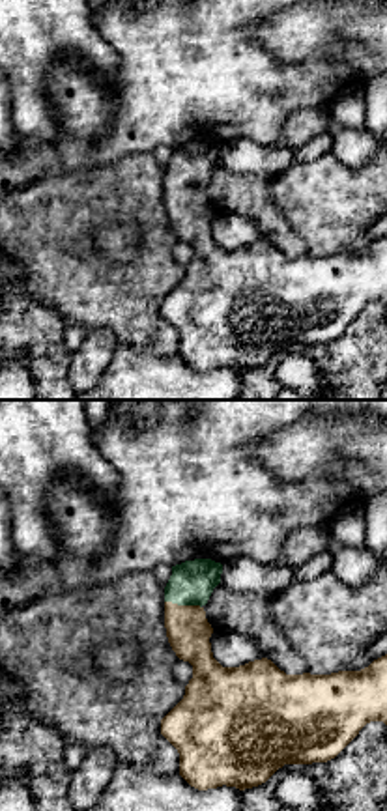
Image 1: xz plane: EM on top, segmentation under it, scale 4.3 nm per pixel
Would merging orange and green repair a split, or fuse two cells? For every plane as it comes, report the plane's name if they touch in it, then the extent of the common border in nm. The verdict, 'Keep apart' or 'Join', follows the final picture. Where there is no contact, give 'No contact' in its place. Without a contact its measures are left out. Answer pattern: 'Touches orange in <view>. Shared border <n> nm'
Touches orange in xz. Shared border 160 nm

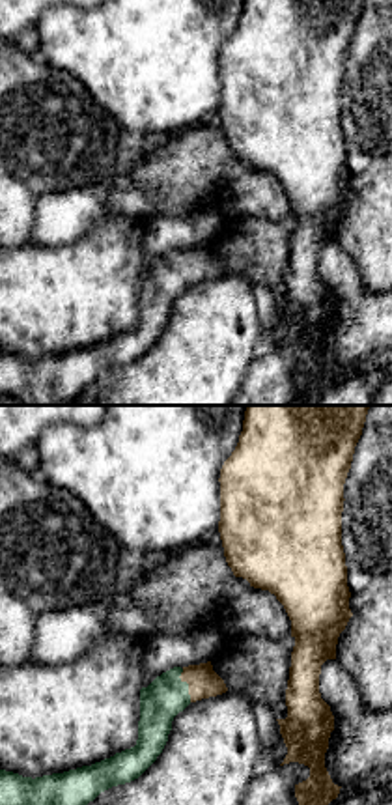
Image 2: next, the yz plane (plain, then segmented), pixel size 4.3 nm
Touches orange in yz. Shared border 150 nm

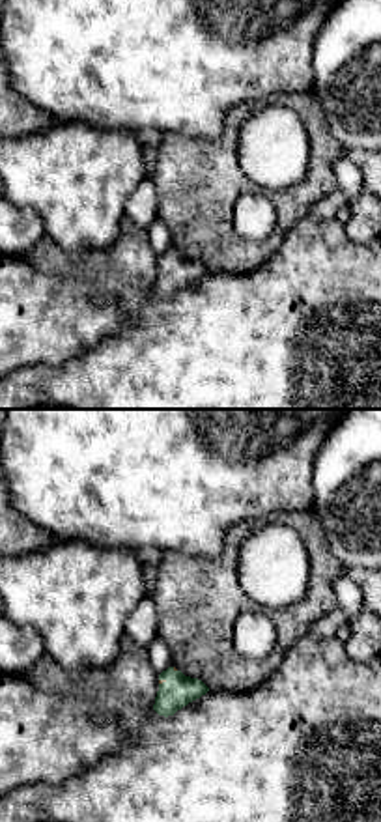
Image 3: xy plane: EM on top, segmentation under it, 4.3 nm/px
Touches orange in xy. Shared border 40 nm

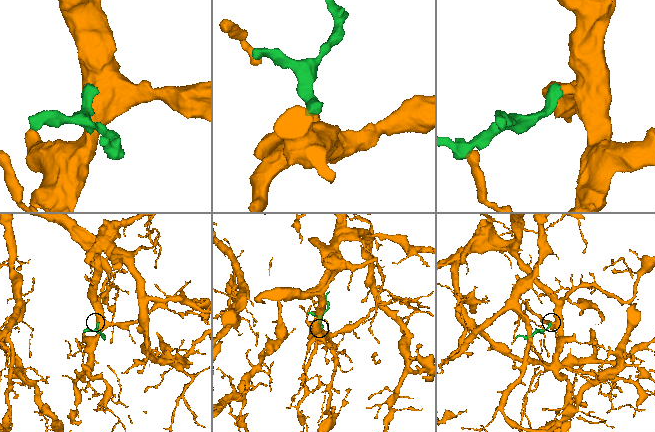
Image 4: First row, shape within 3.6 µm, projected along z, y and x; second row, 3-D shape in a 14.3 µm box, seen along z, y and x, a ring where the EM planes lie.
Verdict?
Join

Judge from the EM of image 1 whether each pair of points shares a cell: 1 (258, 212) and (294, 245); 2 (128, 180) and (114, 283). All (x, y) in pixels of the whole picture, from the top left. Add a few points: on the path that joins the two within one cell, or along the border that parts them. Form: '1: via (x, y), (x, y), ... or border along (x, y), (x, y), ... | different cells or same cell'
1: via (268, 219), (285, 236) | same cell
2: via (146, 208), (152, 217), (152, 255), (143, 264) | same cell

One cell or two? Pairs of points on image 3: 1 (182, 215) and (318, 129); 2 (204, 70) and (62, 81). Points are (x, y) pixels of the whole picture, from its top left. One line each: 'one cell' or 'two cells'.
1: one cell
2: one cell

